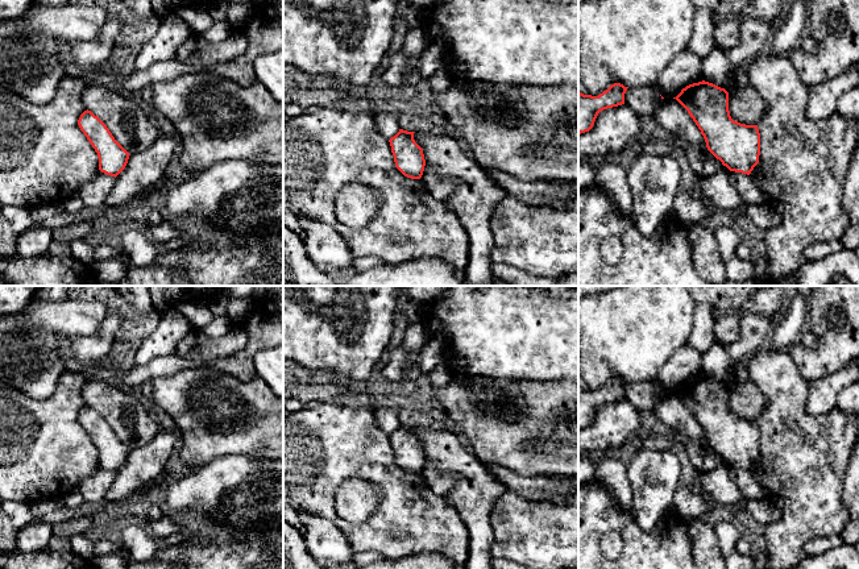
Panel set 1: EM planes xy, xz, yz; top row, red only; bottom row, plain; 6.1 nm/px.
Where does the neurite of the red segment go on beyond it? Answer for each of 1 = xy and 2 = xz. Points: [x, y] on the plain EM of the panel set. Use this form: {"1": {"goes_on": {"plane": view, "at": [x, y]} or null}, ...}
{"1": {"goes_on": null}, "2": {"goes_on": null}}

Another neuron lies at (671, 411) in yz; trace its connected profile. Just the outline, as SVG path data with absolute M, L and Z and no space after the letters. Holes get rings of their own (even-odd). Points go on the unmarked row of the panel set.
M661 394L655 406L655 415L667 431L672 431L688 441L706 441L701 425L676 394Z

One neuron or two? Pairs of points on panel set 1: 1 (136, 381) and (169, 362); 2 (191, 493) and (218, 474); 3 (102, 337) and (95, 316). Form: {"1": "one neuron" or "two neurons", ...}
{"1": "one neuron", "2": "one neuron", "3": "two neurons"}

